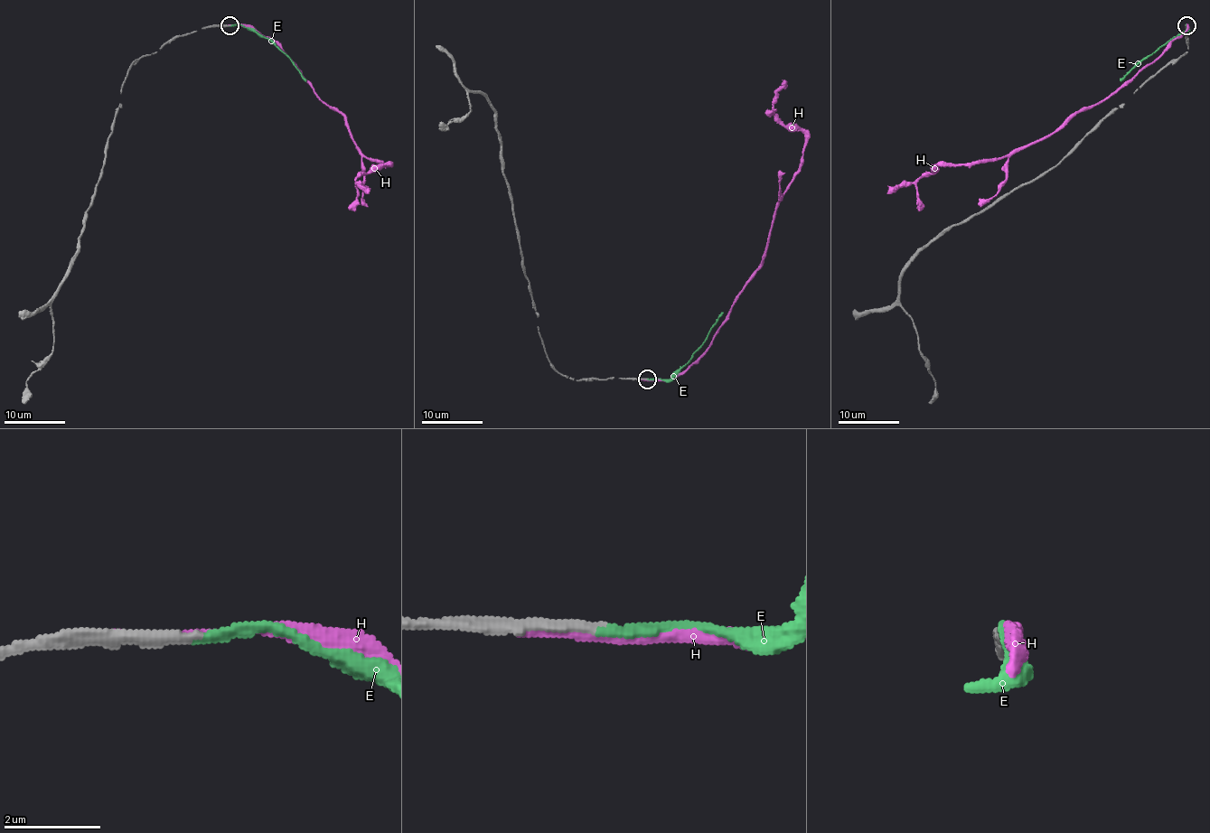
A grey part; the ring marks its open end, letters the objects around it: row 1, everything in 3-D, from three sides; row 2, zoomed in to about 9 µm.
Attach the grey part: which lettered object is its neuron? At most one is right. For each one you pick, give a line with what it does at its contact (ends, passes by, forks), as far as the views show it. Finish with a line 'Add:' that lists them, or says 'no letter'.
E: it ends there
Add: E

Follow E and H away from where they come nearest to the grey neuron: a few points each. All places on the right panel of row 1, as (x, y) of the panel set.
E: (1186, 25), (1186, 30), (1145, 57), (1120, 81)
H: (1186, 25), (1152, 61), (1105, 98), (1079, 109), (1049, 134), (1002, 157), (970, 164), (939, 164), (886, 193)

